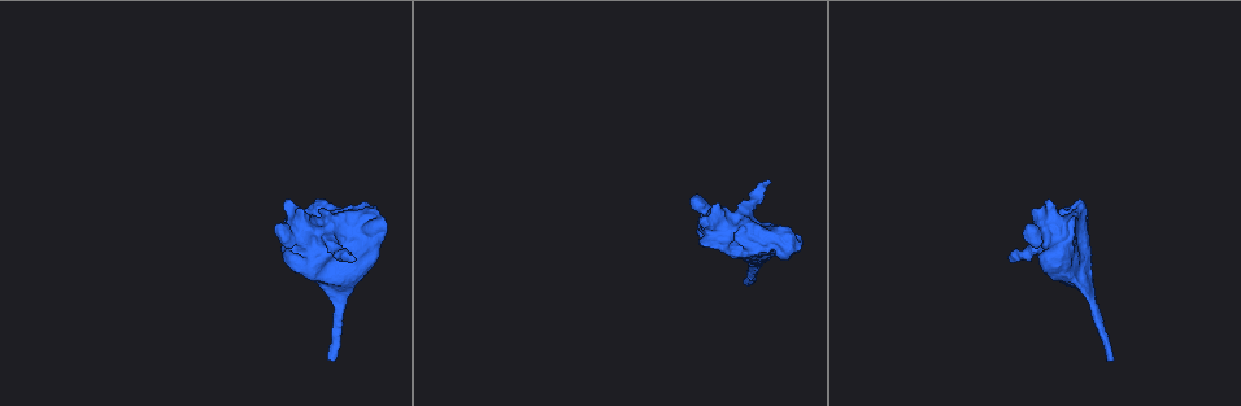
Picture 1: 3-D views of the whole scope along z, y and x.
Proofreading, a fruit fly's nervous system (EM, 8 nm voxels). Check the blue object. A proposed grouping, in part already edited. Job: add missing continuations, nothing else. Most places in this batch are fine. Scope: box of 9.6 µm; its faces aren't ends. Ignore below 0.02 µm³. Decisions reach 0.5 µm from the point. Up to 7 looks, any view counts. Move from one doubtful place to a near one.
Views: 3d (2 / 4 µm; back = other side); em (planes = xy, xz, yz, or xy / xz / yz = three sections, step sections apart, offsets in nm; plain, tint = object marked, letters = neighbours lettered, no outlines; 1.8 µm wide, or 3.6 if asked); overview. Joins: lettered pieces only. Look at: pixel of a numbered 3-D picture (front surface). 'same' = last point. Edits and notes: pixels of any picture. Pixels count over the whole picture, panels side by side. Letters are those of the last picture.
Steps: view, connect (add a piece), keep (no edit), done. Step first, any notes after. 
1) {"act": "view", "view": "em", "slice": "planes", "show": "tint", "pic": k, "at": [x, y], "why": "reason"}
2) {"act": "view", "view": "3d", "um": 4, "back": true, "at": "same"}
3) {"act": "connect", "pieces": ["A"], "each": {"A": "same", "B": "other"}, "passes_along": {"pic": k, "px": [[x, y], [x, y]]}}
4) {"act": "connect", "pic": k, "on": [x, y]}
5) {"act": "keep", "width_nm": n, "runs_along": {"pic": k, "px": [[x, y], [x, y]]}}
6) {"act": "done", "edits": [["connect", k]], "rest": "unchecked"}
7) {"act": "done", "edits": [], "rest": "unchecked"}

{"act": "view", "view": "em", "slice": "planes", "show": "plain", "pic": 1, "at": [1109, 359], "why": "long arm stops here"}

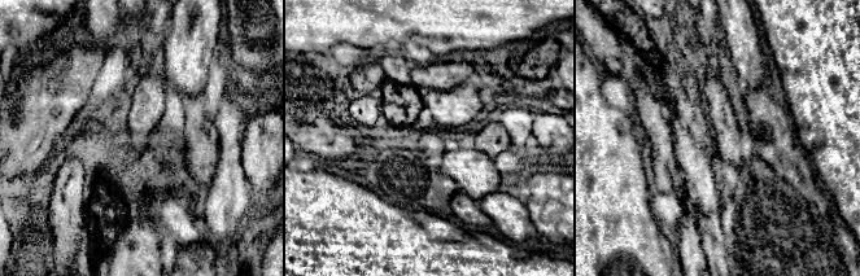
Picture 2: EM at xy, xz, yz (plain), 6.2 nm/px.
{"act": "view", "view": "em", "slice": "planes", "show": "letters", "at": "same"}

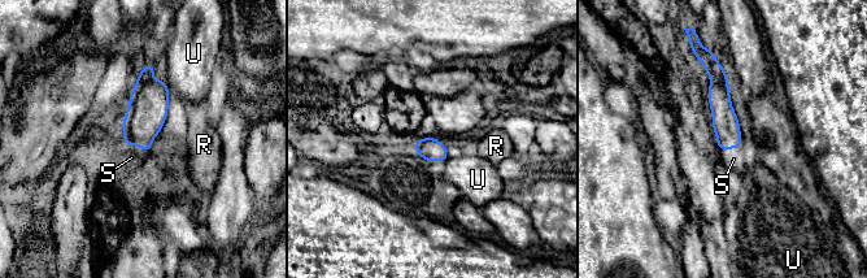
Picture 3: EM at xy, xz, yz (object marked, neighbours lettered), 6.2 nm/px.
{"act": "connect", "pieces": ["S"], "width_nm": 150, "each": {"R": "other", "S": "same", "U": "other"}, "passes_along": {"pic": 3, "px": [[147, 112], [138, 146], [131, 157]]}, "found": "the neuron continues"}

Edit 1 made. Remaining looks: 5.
{"act": "view", "view": "3d", "um": 2, "pic": 1, "at": [353, 257], "why": "an open end"}

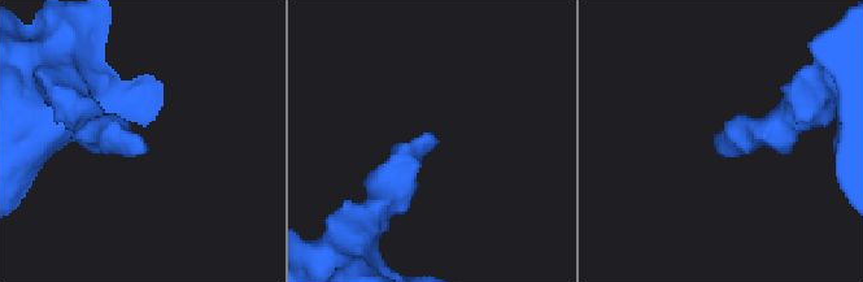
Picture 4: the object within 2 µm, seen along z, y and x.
{"act": "view", "view": "em", "slice": "planes", "show": "tint", "pic": 4, "at": [718, 142], "why": "need the tissue"}

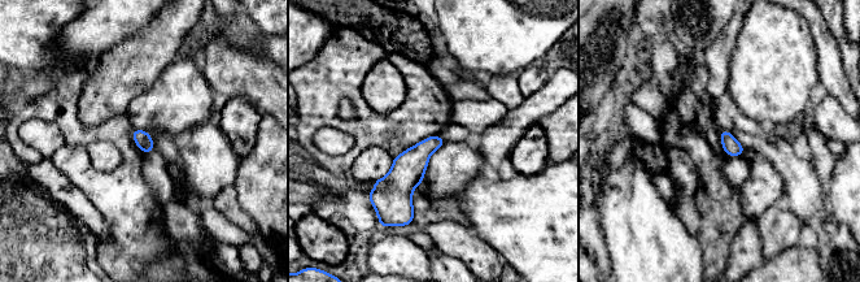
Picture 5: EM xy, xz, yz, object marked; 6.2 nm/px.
{"act": "view", "view": "em", "slice": "planes", "show": "letters", "at": "same"}

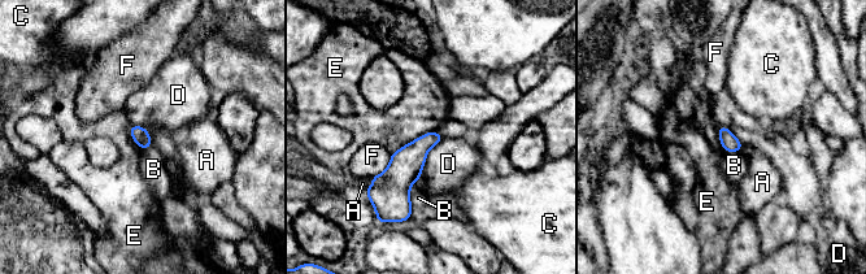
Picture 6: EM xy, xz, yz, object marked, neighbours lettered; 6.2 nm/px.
{"act": "keep", "each": {"A": "other", "B": "other", "C": "other", "D": "other", "E": "other", "F": "other"}, "border": {"pic": 6, "px": [[436, 130], [421, 134], [391, 153]]}, "found": "none of them fits"}

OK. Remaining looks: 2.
{"act": "done", "edits": [["connect", 3]], "rest": "unchecked"}

